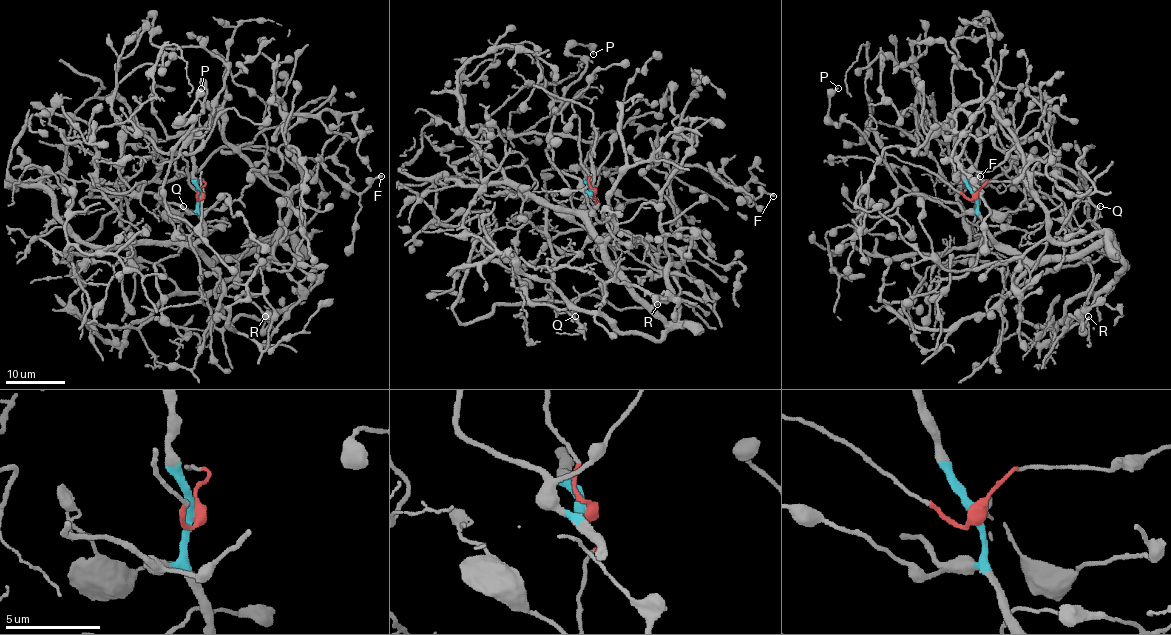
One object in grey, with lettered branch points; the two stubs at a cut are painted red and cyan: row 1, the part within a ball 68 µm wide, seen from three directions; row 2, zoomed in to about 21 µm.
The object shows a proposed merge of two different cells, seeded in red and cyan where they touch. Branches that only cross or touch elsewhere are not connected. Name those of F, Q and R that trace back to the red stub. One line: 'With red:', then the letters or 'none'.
With red: Q

